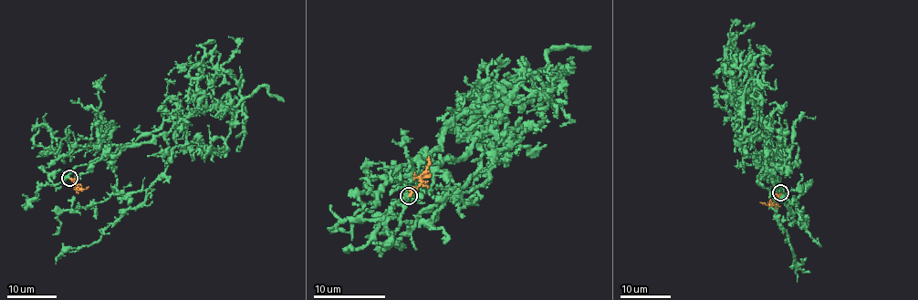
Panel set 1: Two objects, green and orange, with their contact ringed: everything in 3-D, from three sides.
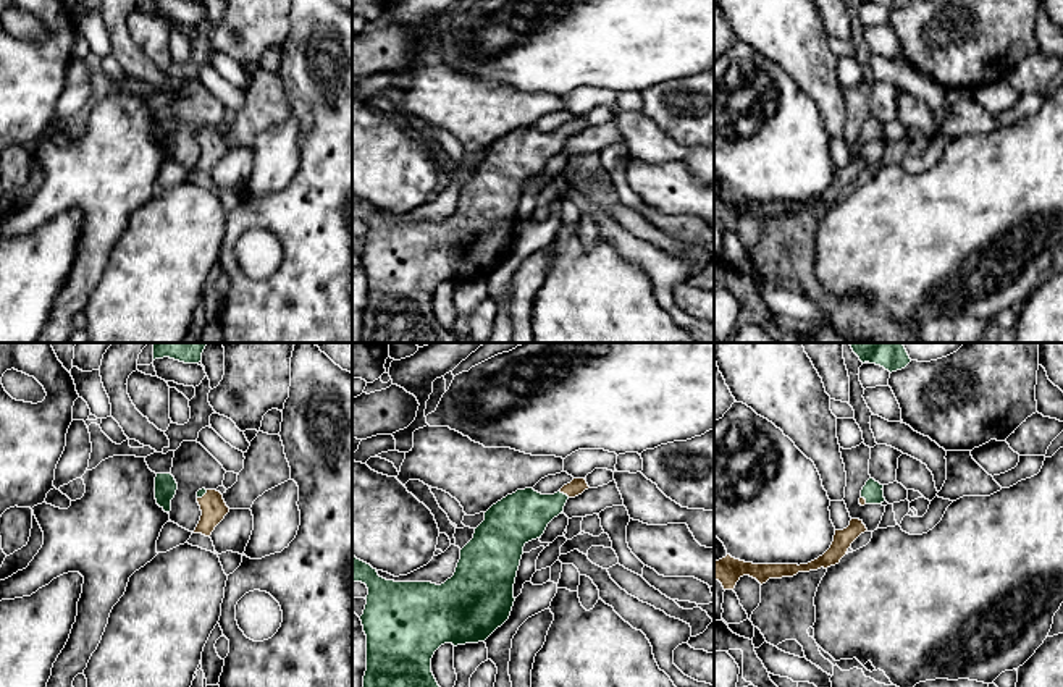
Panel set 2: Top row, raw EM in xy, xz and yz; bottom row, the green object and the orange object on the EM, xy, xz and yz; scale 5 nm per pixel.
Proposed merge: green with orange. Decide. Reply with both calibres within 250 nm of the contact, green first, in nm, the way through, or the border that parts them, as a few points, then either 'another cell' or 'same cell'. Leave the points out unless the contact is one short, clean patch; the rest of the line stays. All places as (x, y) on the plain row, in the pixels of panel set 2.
calibres 260 and 80 nm; way xz (519, 155), (550, 144), (563, 131), (577, 123); same cell

